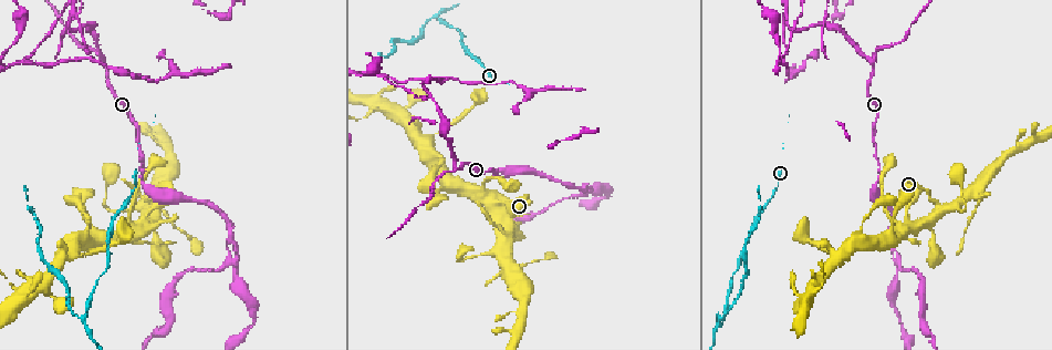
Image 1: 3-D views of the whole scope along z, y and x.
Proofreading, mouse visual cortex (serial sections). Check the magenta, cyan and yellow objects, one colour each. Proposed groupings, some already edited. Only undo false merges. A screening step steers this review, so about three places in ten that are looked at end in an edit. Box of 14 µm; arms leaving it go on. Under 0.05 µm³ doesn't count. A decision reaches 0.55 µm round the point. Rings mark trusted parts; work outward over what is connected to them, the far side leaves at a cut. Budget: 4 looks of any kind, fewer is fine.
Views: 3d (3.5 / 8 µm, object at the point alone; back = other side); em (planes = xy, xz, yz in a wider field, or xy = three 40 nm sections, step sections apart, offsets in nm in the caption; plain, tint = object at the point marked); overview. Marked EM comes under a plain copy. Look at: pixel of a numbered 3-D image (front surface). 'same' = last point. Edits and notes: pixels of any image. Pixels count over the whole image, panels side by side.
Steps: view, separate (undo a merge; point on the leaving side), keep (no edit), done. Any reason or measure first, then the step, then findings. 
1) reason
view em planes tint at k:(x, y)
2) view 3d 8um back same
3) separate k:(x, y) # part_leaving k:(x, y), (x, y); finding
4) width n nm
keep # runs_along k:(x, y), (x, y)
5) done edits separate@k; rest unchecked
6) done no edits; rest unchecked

three-way junction
view 3d 8um at 1:(870, 62)

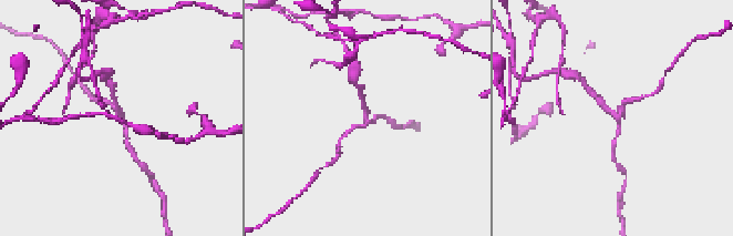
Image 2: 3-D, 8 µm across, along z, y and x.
view em xy step 2 tint at 2:(618, 117)

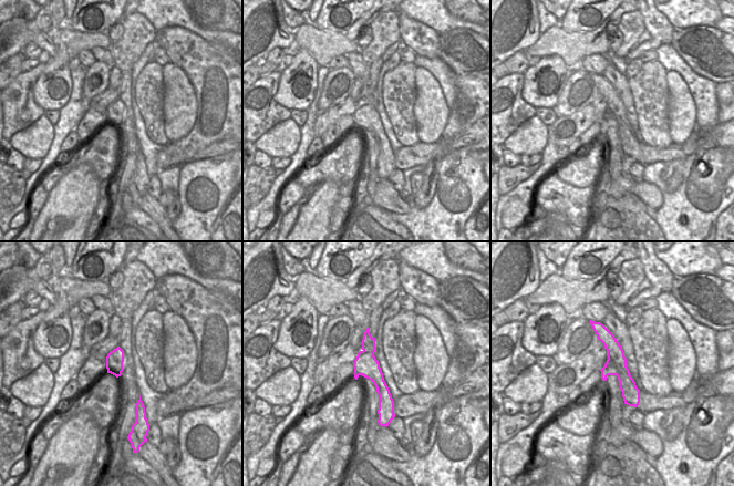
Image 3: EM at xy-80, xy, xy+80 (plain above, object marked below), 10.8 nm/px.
separate 2:(601, 103) # part_leaving 2:(619, 119), (585, 84); two cells meet here

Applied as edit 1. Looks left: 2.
narrows sharply
view 3d 3.5um at 1:(230, 261)

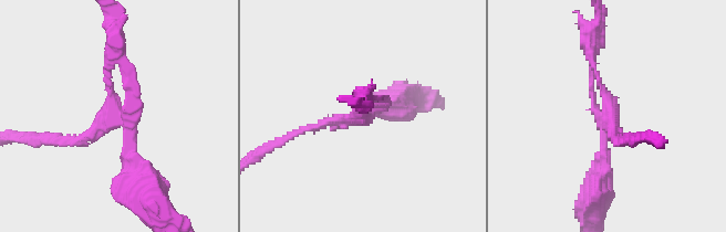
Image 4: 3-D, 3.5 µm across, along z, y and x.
arms 3; arm_widths 100, 150, 200 nm
view em xy step 2 tint at 4:(611, 111)

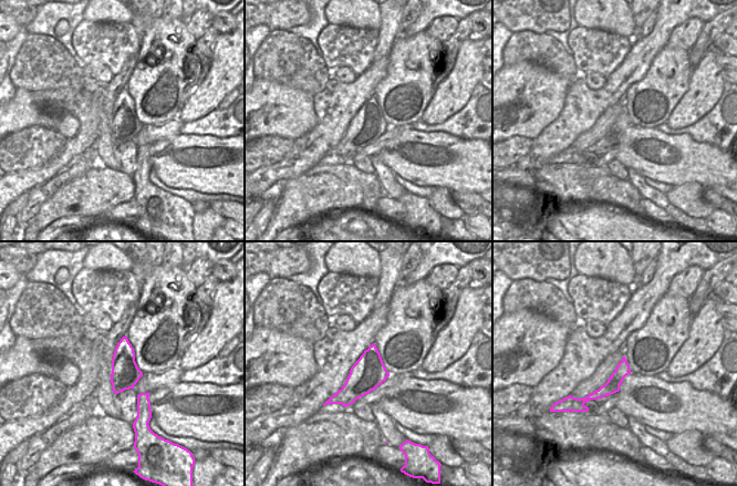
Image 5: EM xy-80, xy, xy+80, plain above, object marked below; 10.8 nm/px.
width 360 nm
separate 4:(332, 123) # part_leaving 4:(590, 35), (592, 70), (610, 104), (603, 120); a second cell is stuck on

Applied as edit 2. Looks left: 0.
done edits separate@2, separate@4; rest unchecked

